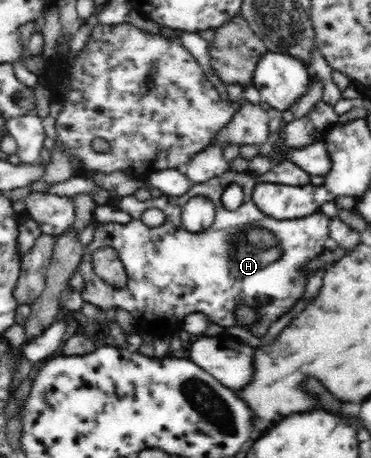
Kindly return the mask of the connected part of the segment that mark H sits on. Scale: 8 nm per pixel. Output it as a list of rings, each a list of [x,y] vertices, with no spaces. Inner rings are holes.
[[[287,159],[273,165],[269,172],[262,175],[255,175],[249,171],[238,172],[232,168],[223,172],[221,176],[211,178],[208,182],[193,184],[183,196],[161,195],[158,198],[151,198],[145,202],[138,201],[135,195],[123,196],[119,200],[116,209],[128,212],[131,215],[131,222],[128,224],[97,224],[94,236],[90,244],[83,250],[81,262],[77,270],[84,278],[84,288],[80,291],[80,296],[84,302],[93,304],[102,312],[110,308],[123,308],[137,318],[145,328],[152,326],[161,327],[162,330],[173,334],[177,326],[181,325],[185,316],[193,312],[205,313],[211,322],[215,322],[222,327],[229,327],[236,324],[234,315],[235,306],[239,299],[248,305],[257,296],[266,296],[267,305],[257,306],[257,320],[253,322],[251,330],[255,336],[264,336],[269,322],[278,320],[284,313],[289,312],[291,306],[302,298],[303,289],[307,283],[308,272],[306,272],[306,262],[317,256],[330,243],[329,223],[330,218],[325,216],[321,210],[309,214],[299,219],[285,220],[283,223],[263,215],[263,213],[252,202],[252,192],[254,186],[259,183],[277,183],[289,186],[303,186],[311,180],[311,175],[297,163]],[[236,182],[244,192],[244,201],[237,210],[228,210],[220,202],[220,195],[229,184]],[[204,196],[213,202],[215,209],[214,222],[211,227],[203,232],[187,232],[181,222],[182,208],[187,204],[189,198]],[[149,208],[159,208],[165,214],[165,223],[159,227],[147,227],[143,224],[141,216]],[[99,248],[114,248],[121,259],[126,270],[127,284],[123,288],[114,288],[109,283],[100,280],[93,270],[92,256]]]

